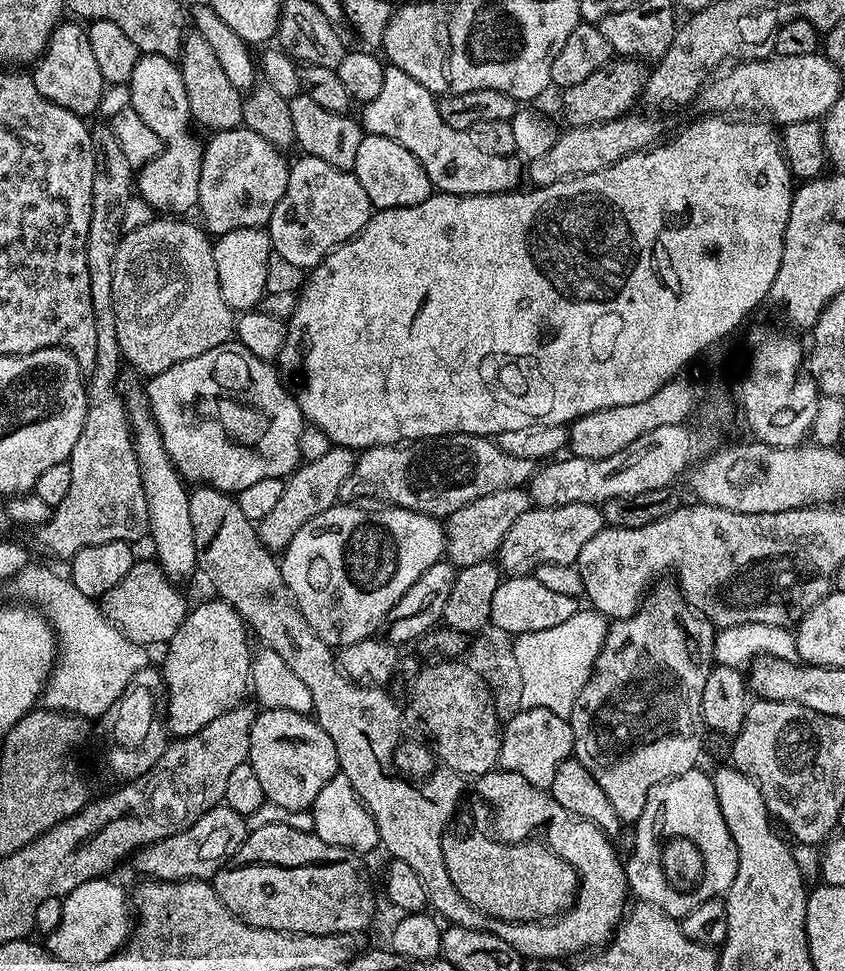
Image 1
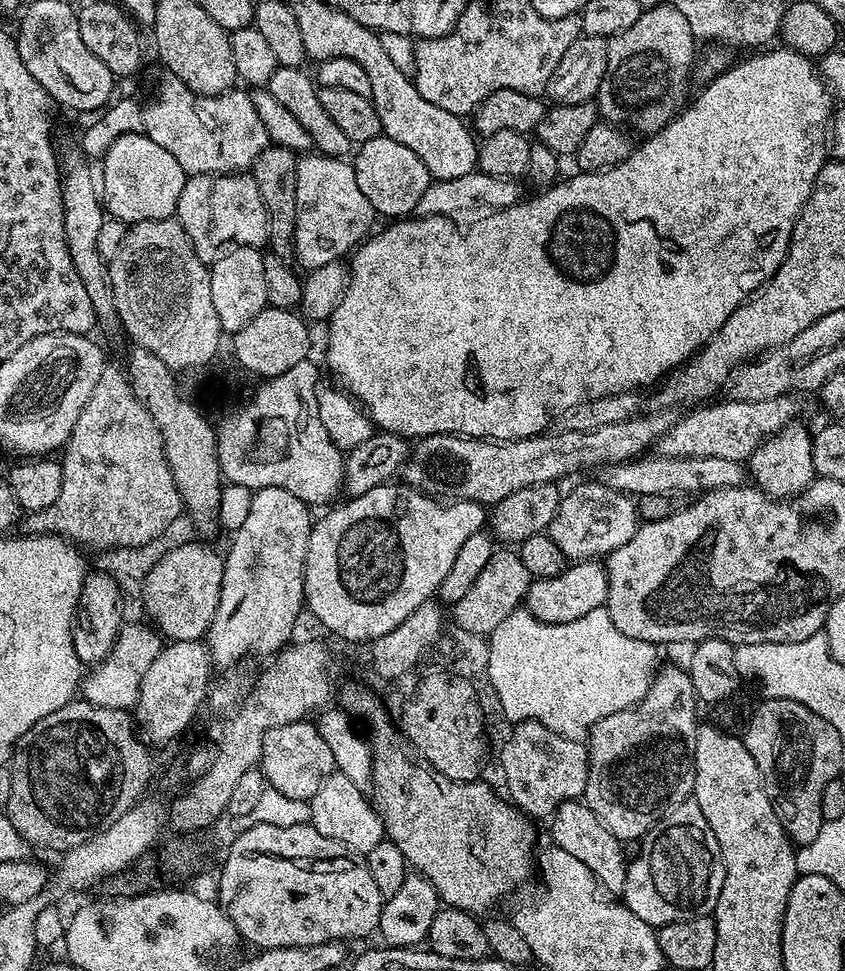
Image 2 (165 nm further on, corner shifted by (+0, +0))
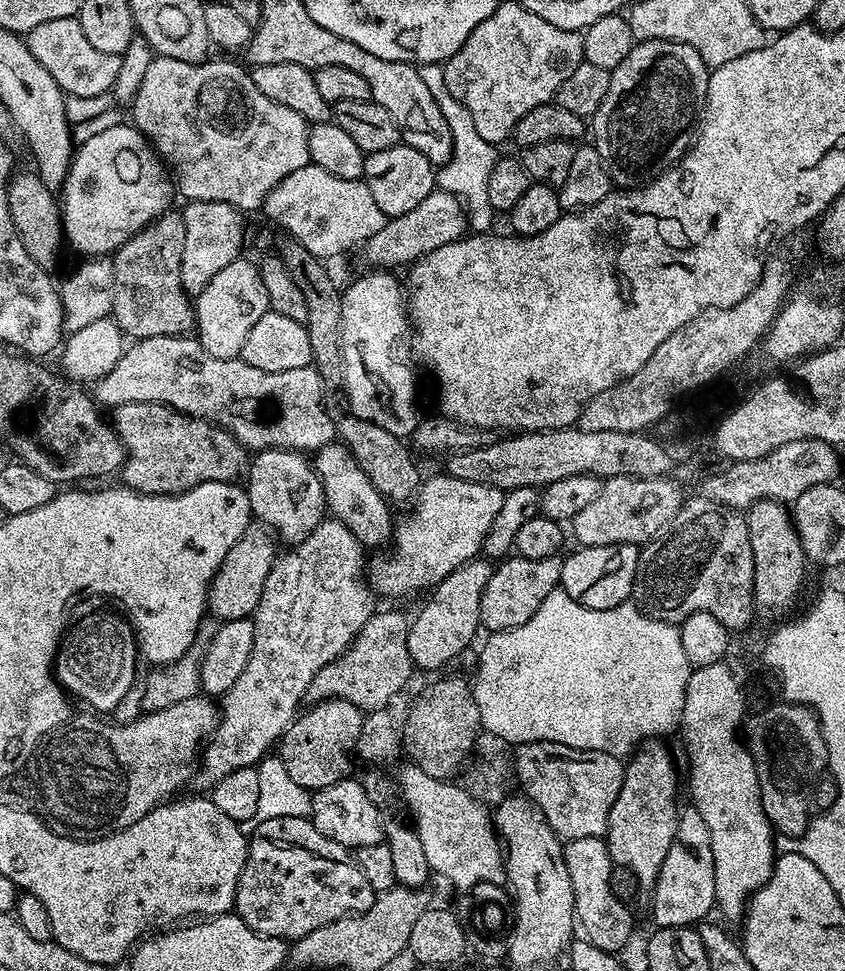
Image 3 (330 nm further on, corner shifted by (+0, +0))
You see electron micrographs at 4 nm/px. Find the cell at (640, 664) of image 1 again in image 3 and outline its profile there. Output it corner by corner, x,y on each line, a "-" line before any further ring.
649,739
636,749
624,764
622,786
610,806
606,843
610,858
617,869
625,868
644,887
650,890
656,885
656,875
666,856
666,850
676,837
676,764
663,748
661,741

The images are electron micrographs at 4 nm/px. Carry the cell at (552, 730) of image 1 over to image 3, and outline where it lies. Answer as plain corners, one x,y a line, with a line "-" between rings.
530,742
517,744
514,748
514,778
520,783
519,791
531,800
544,816
544,820
554,830
561,841
574,838
603,837
608,831
610,806
622,786
624,764
621,757
611,756
598,750
578,750
574,746
562,746
558,742

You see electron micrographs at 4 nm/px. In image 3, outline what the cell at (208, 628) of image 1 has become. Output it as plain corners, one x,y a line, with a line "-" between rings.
266,448
251,457
246,469
246,491
253,517
285,545
301,544
325,519
324,487
313,461
290,448

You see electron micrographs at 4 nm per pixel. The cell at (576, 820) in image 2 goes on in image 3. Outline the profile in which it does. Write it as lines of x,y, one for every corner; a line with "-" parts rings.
601,837
574,838
564,844
564,862
570,874
570,886
574,886
575,923
582,931
583,939
589,940
598,950
613,954
623,953
632,936
632,912
616,897
612,889
614,865
607,843

